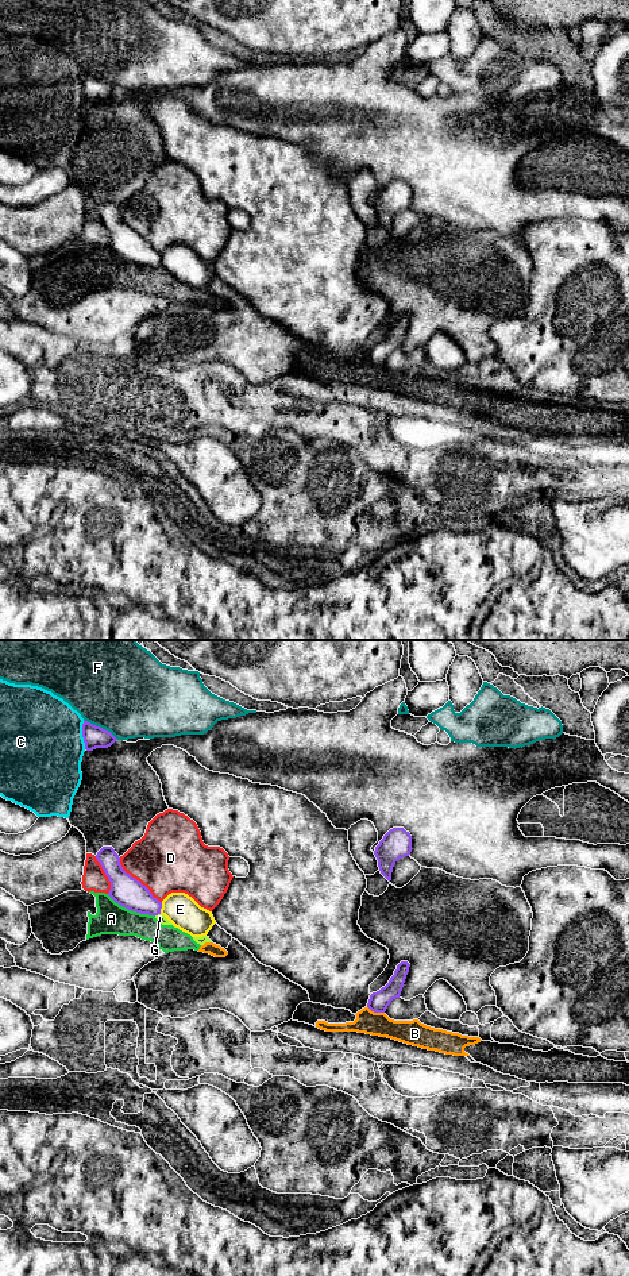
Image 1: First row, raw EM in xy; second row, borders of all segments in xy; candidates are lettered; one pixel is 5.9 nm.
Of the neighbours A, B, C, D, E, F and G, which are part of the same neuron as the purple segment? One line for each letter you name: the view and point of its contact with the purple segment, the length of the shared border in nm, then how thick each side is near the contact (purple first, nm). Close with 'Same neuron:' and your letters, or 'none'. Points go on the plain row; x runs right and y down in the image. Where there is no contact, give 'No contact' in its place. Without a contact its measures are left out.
Same neuron: none

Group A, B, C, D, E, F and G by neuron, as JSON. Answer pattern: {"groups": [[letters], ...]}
{"groups": [["A", "B", "G"], ["C"], ["D"], ["E"], ["F"]]}

